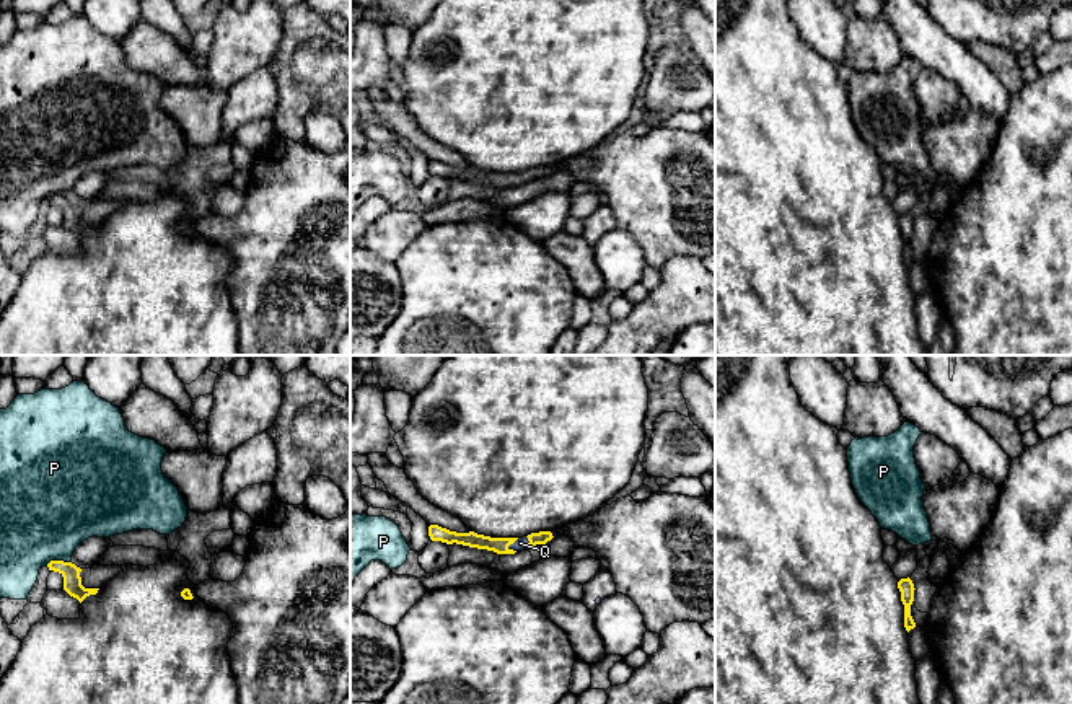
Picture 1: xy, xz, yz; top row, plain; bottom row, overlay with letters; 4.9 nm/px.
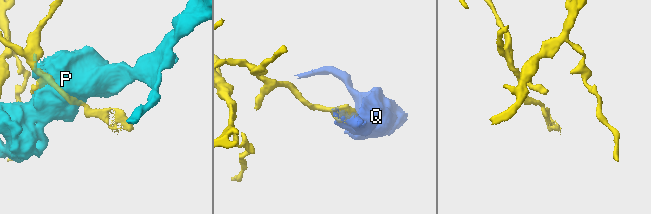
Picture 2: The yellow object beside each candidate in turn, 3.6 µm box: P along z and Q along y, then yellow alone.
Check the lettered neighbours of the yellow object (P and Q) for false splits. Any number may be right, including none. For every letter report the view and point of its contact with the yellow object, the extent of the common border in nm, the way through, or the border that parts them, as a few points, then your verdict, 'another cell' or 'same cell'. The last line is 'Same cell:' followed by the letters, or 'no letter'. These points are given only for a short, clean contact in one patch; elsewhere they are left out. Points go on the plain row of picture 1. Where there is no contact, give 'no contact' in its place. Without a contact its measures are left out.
P: xy (57, 196) | 130 nm | another cell
Q: xz (512, 178) | 80 nm | another cell
Same cell: no letter

